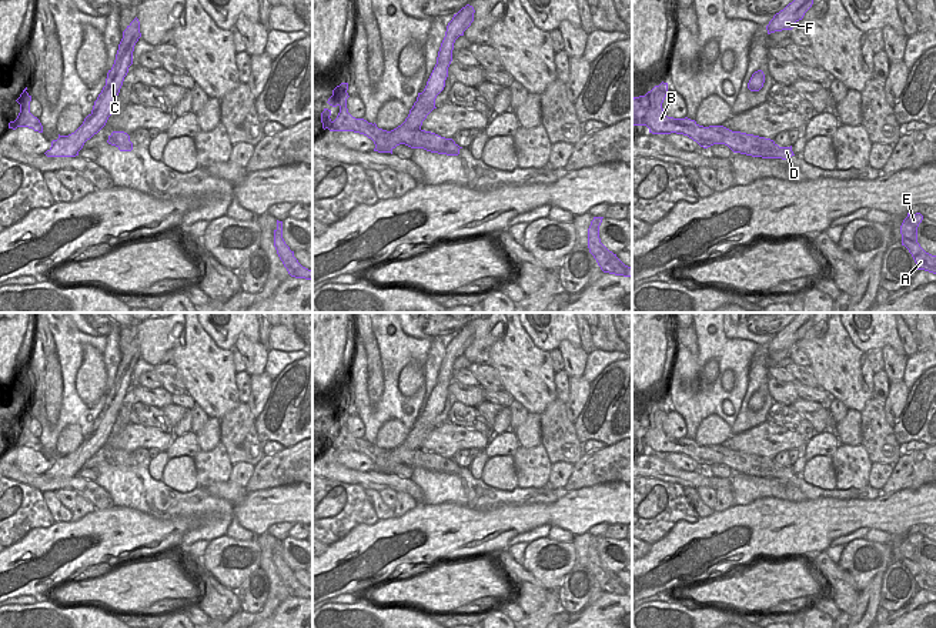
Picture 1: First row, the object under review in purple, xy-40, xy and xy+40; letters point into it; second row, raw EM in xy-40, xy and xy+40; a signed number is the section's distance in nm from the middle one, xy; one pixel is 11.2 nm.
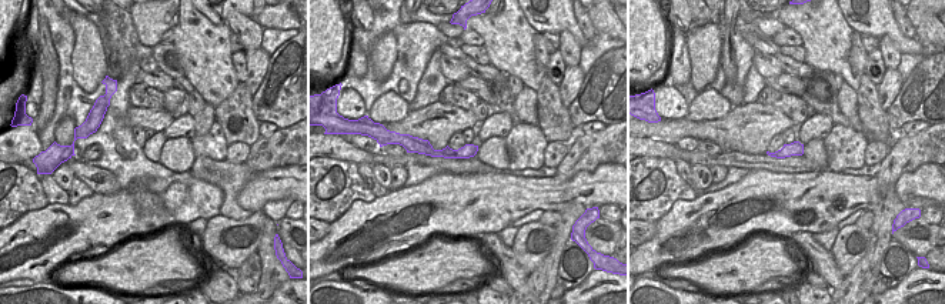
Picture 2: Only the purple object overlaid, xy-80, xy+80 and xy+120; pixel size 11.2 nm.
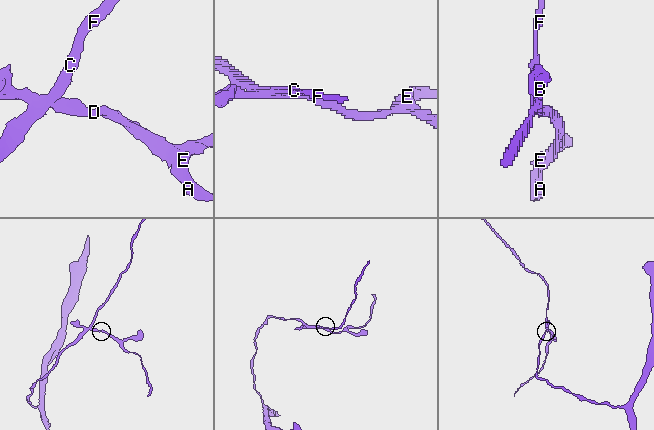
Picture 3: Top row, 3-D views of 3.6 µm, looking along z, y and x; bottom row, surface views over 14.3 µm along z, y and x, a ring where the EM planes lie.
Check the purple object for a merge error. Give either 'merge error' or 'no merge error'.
merge error

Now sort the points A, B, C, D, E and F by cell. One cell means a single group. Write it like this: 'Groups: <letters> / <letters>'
Groups: A B D E / C F

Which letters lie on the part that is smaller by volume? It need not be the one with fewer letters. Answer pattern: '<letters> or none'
A, B, D, E

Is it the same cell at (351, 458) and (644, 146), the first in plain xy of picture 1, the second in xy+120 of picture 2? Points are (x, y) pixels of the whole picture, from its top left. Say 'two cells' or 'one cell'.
two cells

